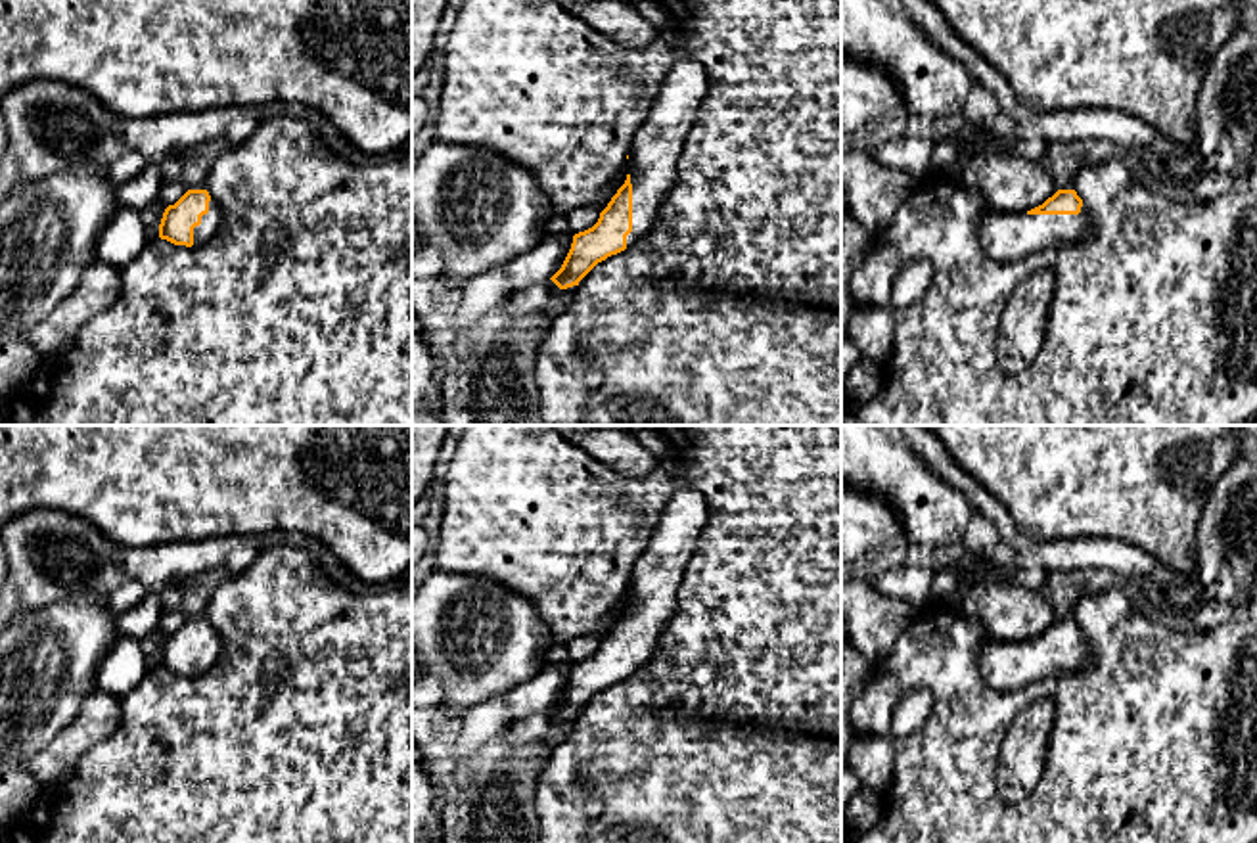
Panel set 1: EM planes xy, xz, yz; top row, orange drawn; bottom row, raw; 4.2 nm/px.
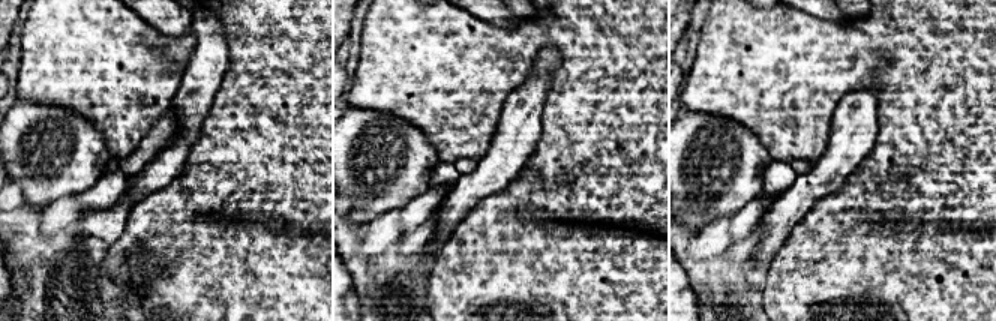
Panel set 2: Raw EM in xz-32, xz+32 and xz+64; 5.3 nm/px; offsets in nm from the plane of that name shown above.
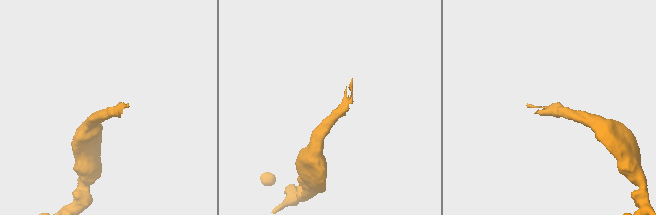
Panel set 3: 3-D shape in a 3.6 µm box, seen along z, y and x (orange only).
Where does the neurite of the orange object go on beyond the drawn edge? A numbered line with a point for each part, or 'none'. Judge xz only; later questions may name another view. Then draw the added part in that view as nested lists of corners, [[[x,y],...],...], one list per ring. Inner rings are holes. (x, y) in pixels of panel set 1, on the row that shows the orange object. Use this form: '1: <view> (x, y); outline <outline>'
1: xz (656, 148); outline [[[673,21],[661,36],[674,48],[674,65],[628,151],[632,232],[627,236],[627,247],[651,230],[665,195],[674,186],[680,151],[707,92],[707,73],[684,46],[684,34]]]

